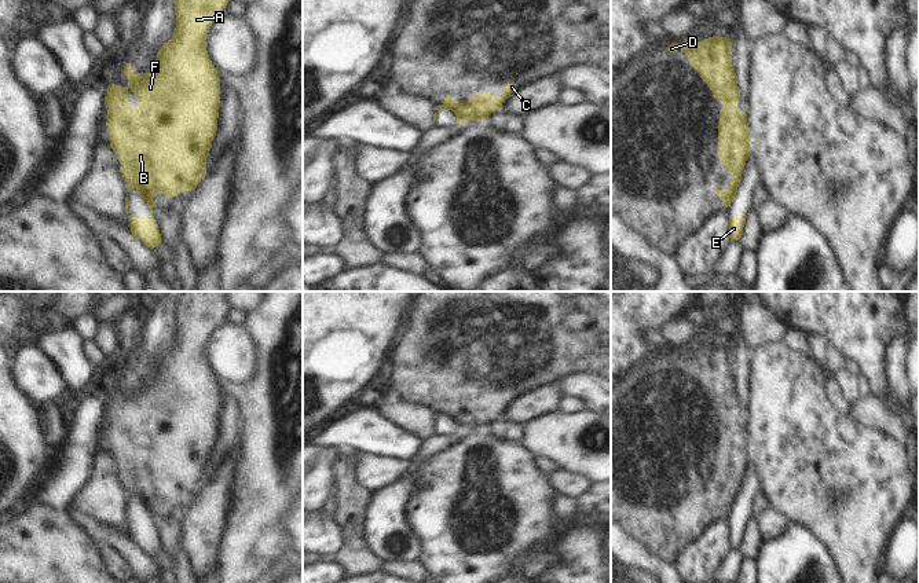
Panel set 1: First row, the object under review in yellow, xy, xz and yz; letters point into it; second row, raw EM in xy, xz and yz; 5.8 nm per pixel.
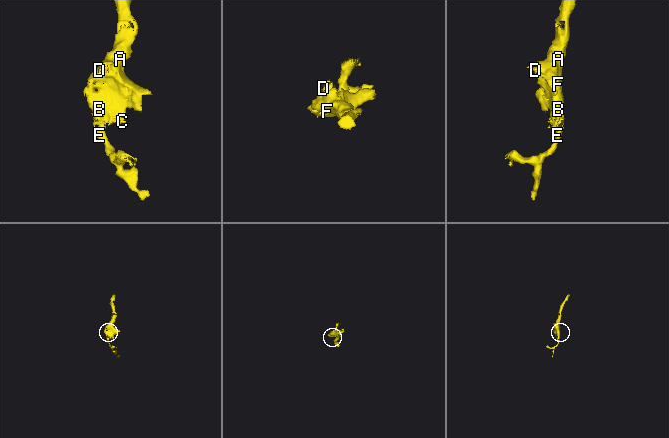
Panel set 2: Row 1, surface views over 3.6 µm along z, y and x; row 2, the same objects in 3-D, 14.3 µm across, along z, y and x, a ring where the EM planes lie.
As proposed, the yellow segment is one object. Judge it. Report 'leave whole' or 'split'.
split

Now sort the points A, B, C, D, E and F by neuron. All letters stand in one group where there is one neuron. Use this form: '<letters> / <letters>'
A B C D F / E

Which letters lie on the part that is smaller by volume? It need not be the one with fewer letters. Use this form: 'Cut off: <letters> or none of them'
Cut off: E

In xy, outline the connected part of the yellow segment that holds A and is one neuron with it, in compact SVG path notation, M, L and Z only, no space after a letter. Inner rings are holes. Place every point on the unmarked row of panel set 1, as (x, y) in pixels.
M182 292L175 304L176 336L173 345L158 359L154 375L149 381L135 382L131 370L124 374L128 393L111 392L105 404L107 417L107 441L110 455L117 468L124 473L120 480L128 494L138 494L153 516L157 502L168 506L179 500L194 498L206 483L206 466L217 439L220 414L220 386L206 359L206 344L213 330L226 320L231 305L227 301L227 292ZM128 397L132 397L138 407L136 415L128 414Z

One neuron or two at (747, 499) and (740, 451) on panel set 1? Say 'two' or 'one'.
two

